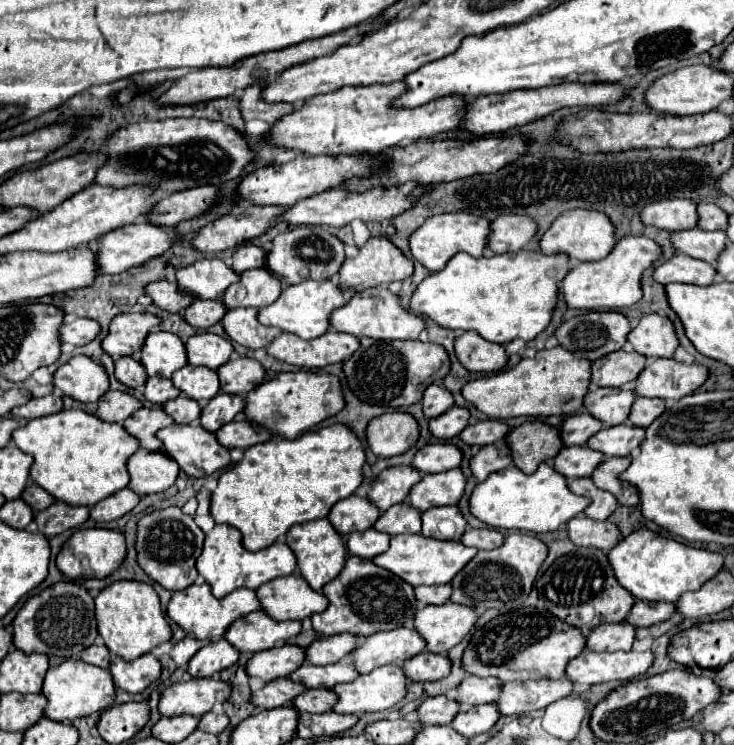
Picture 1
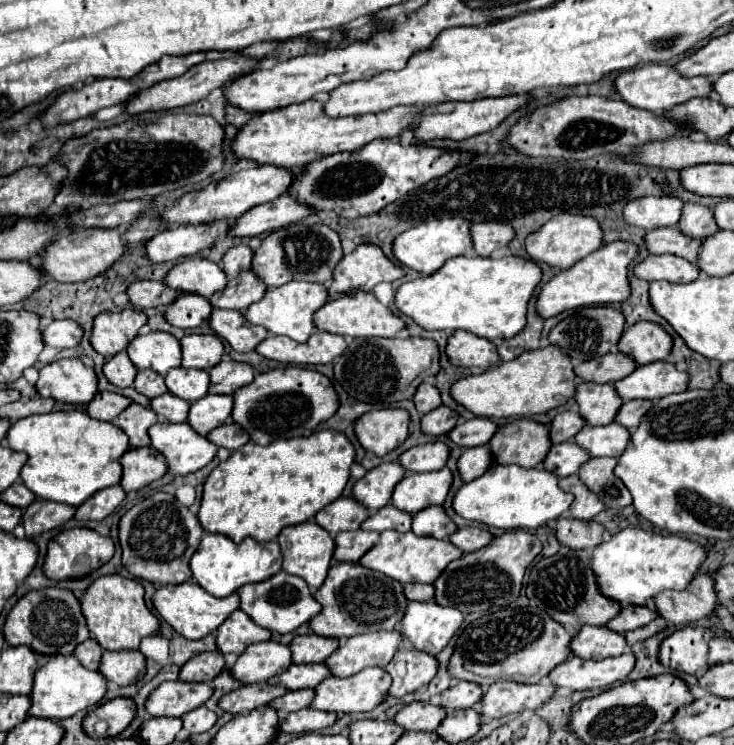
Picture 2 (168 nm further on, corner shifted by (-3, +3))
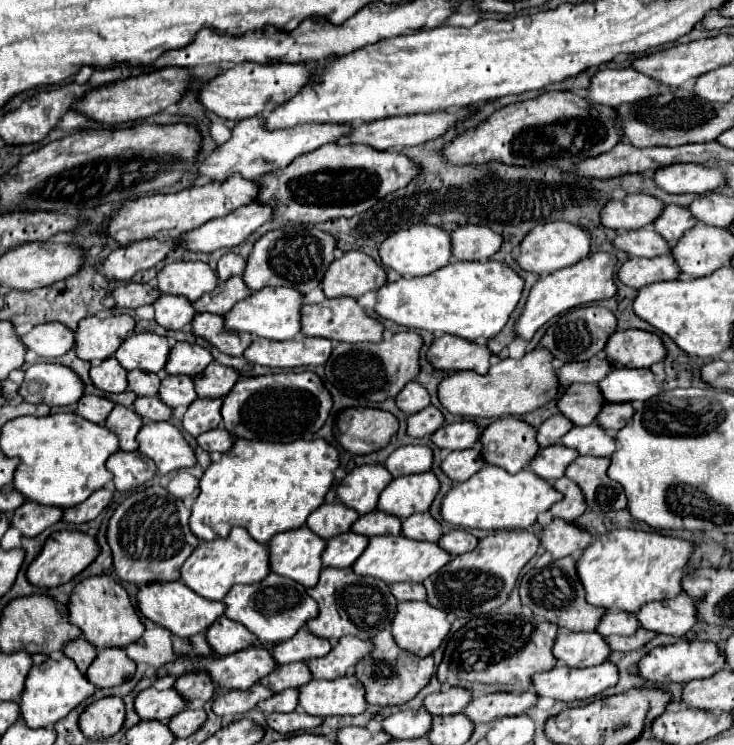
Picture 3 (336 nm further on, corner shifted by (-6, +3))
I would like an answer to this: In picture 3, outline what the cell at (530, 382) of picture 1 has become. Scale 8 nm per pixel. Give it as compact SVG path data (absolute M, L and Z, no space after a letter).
M534 349L526 353L520 361L516 359L504 359L498 365L492 365L486 375L478 375L476 371L458 371L442 379L438 385L438 397L446 411L462 417L508 417L508 415L524 415L530 411L536 411L558 397L560 381L556 375L556 369L552 367L554 355L548 349Z

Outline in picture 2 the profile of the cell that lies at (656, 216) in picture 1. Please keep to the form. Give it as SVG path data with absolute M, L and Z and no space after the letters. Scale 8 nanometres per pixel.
M639 197L623 207L623 221L629 223L655 223L655 225L635 225L645 231L653 227L675 227L679 223L679 215L683 209L683 201L677 197Z

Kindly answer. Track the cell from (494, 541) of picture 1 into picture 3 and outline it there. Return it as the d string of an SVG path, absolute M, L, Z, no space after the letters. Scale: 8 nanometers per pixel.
M452 529L448 531L440 541L438 545L442 545L450 555L462 555L462 553L468 553L472 551L476 545L478 545L478 539L468 533L468 531L460 531L460 529Z

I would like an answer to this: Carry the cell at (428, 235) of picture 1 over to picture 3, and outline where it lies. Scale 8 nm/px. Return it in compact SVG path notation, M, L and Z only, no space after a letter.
M414 225L410 229L390 235L380 247L380 257L384 267L398 271L402 277L430 275L440 267L448 265L452 259L452 237L438 225Z

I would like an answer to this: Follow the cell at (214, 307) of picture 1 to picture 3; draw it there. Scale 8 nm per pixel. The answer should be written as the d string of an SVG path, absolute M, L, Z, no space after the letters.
M160 295L154 303L156 309L156 321L158 325L166 329L184 329L192 325L198 311L192 307L192 303L186 297L180 295Z

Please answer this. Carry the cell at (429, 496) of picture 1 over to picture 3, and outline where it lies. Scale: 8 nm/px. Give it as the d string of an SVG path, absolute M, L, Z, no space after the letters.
M428 473L418 475L404 475L394 479L380 495L378 509L396 517L410 517L414 511L424 513L430 509L434 497L440 491L438 477Z

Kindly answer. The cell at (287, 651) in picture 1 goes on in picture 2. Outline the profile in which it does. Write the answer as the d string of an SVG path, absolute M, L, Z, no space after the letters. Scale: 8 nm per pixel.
M263 641L247 647L243 655L229 667L231 677L243 685L261 683L273 675L283 673L291 665L291 651L287 645Z

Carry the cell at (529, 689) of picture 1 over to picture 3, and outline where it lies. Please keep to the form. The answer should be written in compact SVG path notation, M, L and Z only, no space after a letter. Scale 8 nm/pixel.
M498 691L490 695L476 697L464 713L470 717L474 725L478 723L488 723L498 717L508 717L508 715L520 715L534 707L538 701L538 695L534 691L522 691L522 693L508 693L508 691Z

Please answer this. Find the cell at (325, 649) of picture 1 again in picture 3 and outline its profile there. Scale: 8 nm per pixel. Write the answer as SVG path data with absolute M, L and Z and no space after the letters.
M300 629L292 639L278 643L272 655L278 665L284 665L284 663L294 663L294 661L310 661L316 657L324 657L330 653L330 649L332 645L328 639L316 637L310 631Z

